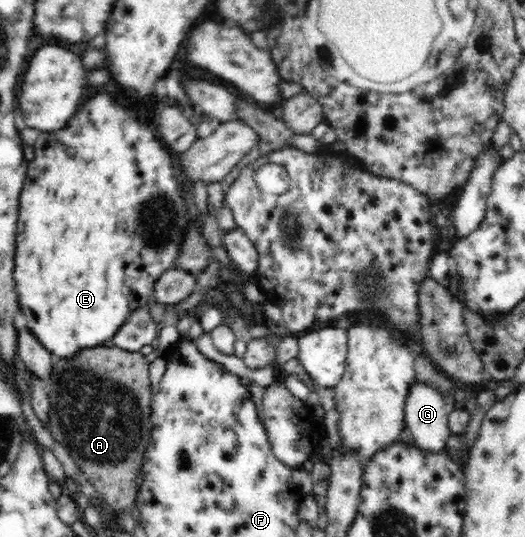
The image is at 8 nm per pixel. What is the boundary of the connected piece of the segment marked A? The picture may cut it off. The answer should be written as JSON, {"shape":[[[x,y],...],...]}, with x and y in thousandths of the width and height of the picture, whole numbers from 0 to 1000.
{"shape":[[[213,644],[171,646],[133,669],[114,667],[99,683],[91,732],[97,765],[91,767],[93,801],[107,821],[130,840],[149,873],[179,905],[196,937],[217,959],[250,950],[259,935],[259,885],[269,873],[272,847],[288,825],[290,713],[282,696],[282,672],[269,655],[248,657]]]}

